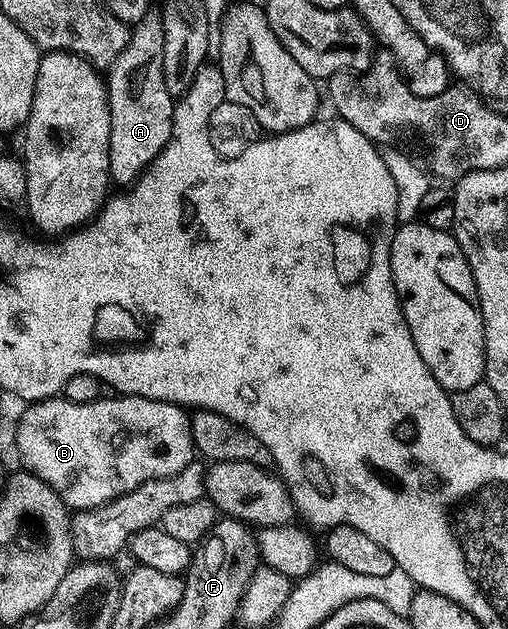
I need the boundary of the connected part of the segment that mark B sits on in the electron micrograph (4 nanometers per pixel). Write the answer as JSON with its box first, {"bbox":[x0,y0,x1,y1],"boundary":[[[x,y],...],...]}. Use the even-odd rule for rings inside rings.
{"bbox":[16,395,194,511],"boundary":[[[57,395],[29,404],[25,409],[28,410],[16,425],[16,449],[24,460],[23,468],[54,487],[56,494],[72,511],[106,505],[148,481],[182,471],[182,467],[194,459],[192,422],[179,405],[123,395],[104,395],[99,401],[90,403],[70,403]]]}

